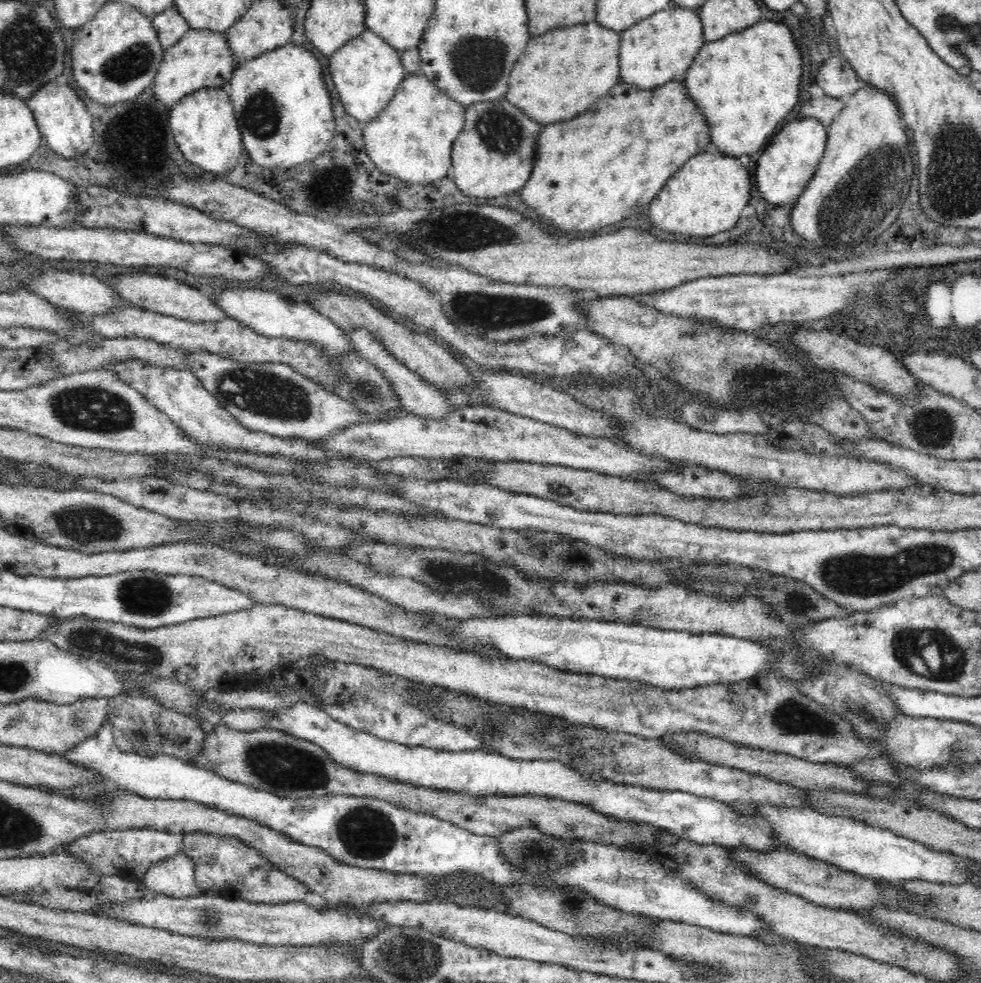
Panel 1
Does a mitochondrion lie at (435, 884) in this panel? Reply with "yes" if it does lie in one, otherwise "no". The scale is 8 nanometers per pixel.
no

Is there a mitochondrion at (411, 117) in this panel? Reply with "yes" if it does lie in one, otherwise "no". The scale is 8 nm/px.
no

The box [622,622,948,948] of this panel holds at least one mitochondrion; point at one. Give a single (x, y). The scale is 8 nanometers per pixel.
(790, 716)

